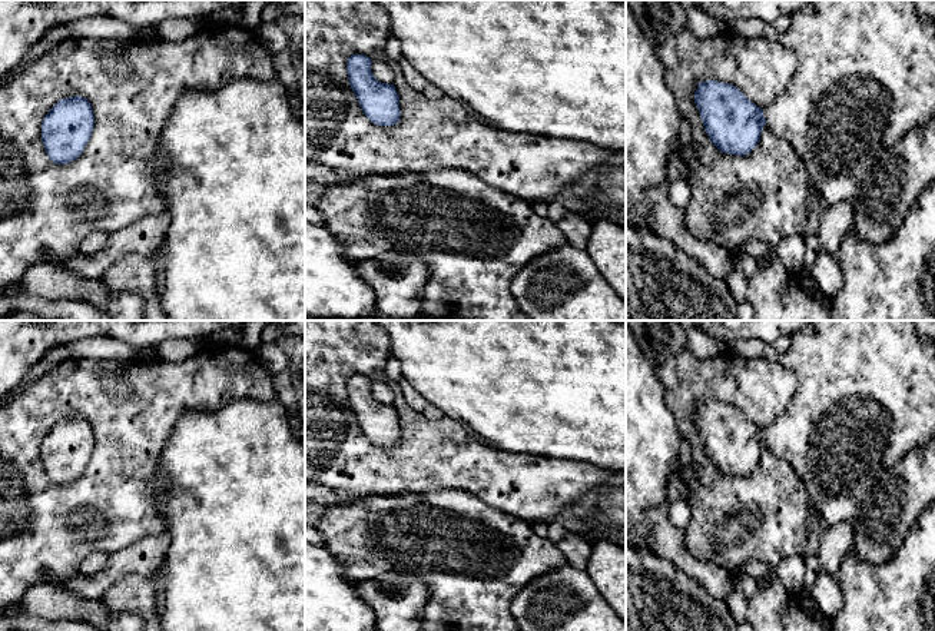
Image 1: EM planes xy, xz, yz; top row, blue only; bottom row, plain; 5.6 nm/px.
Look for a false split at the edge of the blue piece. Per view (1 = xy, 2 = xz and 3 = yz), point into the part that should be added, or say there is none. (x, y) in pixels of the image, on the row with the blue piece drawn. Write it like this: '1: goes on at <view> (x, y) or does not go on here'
1: does not go on here
2: does not go on here
3: goes on at yz (865, 69)

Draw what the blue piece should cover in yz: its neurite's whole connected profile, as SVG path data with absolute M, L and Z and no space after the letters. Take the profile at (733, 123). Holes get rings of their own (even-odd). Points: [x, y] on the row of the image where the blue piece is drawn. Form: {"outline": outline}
{"outline": "M806 0L805 6L792 14L790 26L779 34L777 40L796 56L796 69L786 90L770 106L760 109L736 86L716 80L702 82L694 92L694 103L699 109L704 130L710 142L720 152L745 156L757 146L762 130L766 127L795 149L806 166L813 190L819 193L826 206L856 200L862 182L881 163L886 150L911 129L935 120L935 20L921 19L916 13L915 0Z"}

